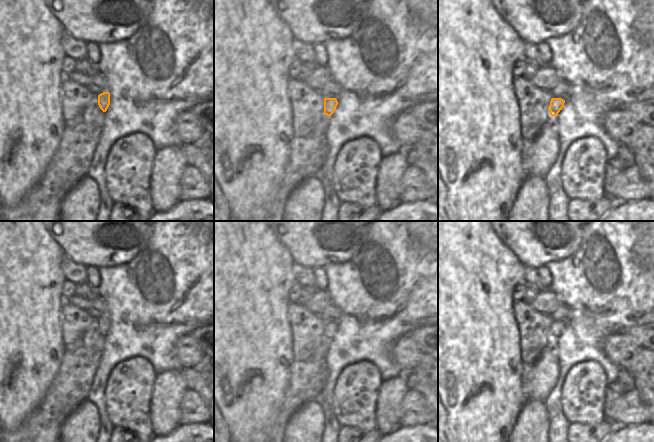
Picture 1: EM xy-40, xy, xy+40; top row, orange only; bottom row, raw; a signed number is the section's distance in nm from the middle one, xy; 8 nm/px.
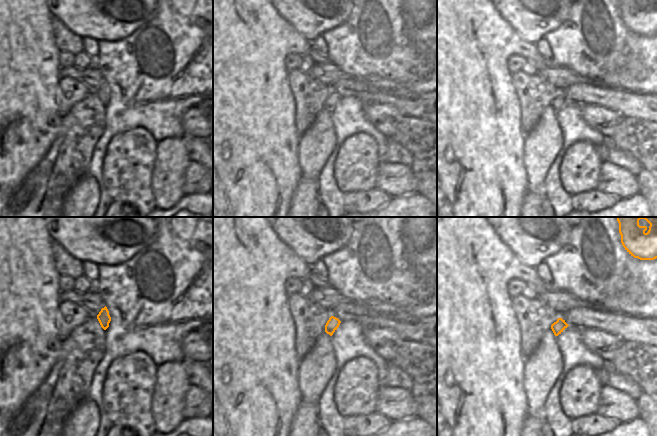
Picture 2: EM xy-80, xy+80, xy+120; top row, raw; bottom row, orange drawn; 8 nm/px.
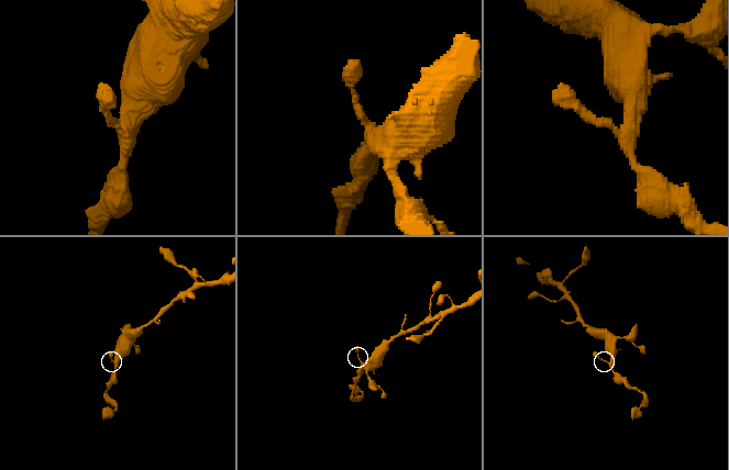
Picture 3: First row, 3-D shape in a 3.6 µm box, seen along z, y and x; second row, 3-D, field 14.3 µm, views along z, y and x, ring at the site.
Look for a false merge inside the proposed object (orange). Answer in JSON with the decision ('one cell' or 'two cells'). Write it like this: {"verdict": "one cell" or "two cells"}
{"verdict": "one cell"}

